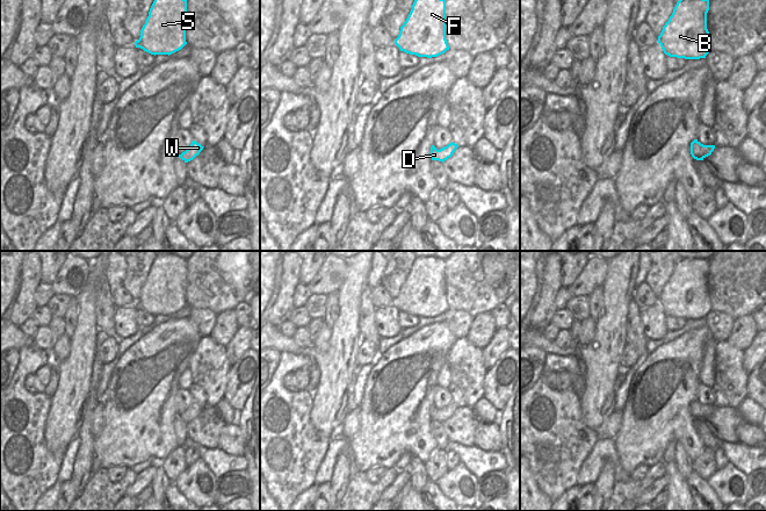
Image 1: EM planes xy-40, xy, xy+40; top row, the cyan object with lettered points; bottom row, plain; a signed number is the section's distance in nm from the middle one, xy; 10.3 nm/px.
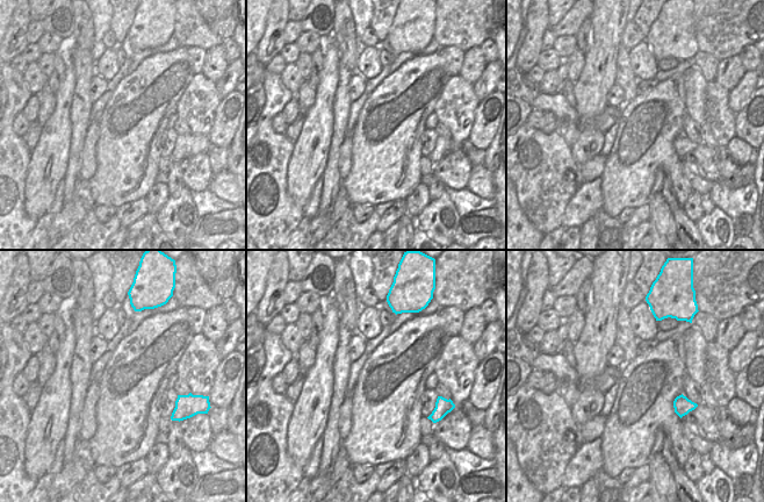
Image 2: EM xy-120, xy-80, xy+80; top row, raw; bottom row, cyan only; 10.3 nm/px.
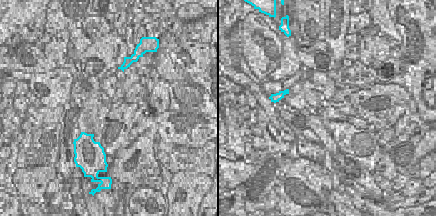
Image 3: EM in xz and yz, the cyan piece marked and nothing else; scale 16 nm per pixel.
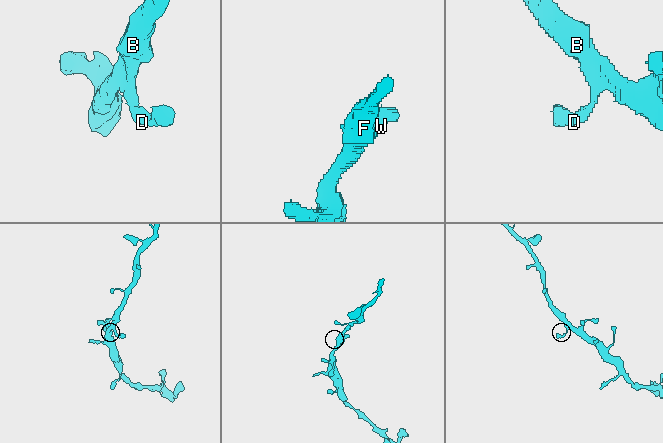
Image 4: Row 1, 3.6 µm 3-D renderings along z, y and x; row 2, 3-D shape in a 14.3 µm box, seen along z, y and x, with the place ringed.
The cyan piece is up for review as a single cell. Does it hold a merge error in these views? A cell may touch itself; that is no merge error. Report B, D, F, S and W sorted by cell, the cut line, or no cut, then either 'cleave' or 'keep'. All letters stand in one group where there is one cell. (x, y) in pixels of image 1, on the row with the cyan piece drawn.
B D F S W | no cut | keep

